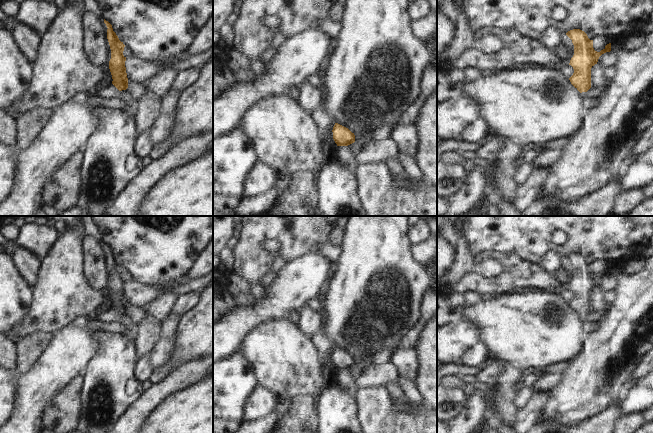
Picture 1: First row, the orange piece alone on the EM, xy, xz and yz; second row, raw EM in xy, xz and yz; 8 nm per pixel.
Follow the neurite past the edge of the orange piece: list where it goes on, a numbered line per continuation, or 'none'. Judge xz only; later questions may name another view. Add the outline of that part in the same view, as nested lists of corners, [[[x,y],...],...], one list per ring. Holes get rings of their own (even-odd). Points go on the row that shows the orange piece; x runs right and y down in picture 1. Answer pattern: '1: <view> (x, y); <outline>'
none

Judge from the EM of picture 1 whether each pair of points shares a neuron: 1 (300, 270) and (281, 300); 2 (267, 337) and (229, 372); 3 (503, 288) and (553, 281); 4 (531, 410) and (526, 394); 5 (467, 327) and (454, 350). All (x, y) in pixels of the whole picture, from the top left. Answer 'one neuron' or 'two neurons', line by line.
1: one neuron
2: two neurons
3: one neuron
4: two neurons
5: one neuron

